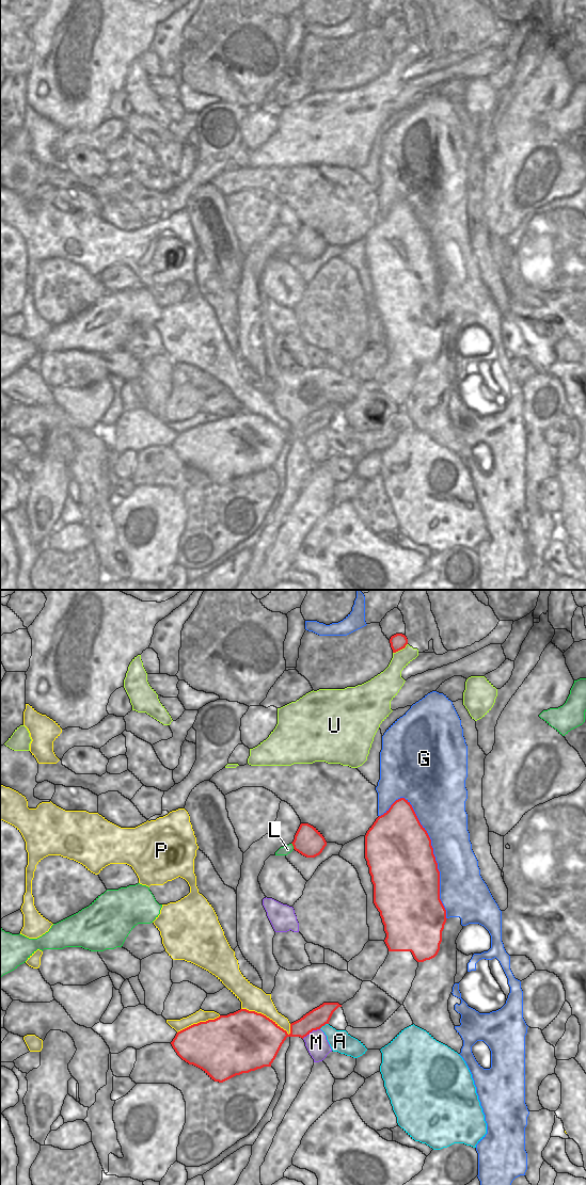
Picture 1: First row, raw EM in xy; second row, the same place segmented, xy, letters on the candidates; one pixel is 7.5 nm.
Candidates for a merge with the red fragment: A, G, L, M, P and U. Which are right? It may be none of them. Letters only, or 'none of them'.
none of them

